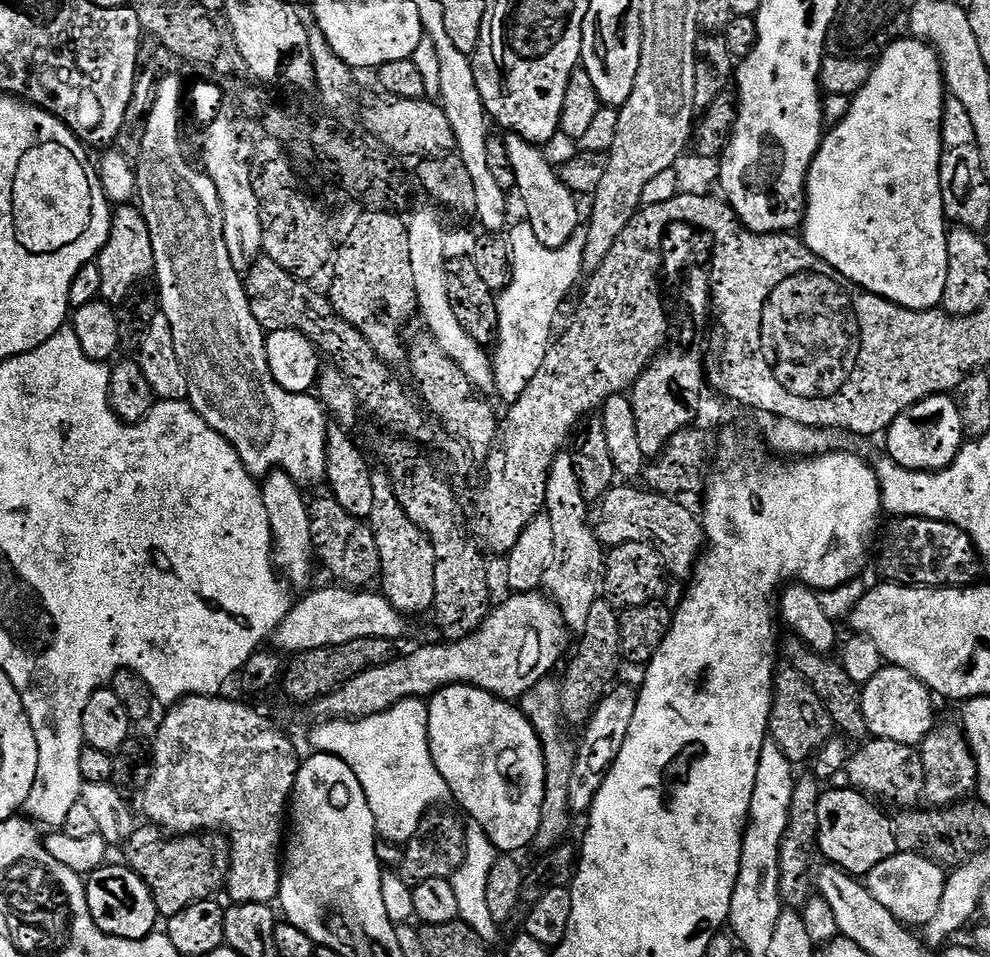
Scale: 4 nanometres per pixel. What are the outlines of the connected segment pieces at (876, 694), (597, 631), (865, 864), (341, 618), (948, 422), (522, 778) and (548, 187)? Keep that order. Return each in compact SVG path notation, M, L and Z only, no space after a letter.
M885 666L862 690L862 714L869 737L919 746L932 732L938 717L932 709L934 693L905 668Z
M597 598L594 606L590 606L590 614L582 625L580 649L572 661L567 661L568 669L564 672L564 680L560 684L560 709L569 725L583 726L588 723L592 712L606 694L604 680L615 681L616 671L622 665L620 654L620 618L617 609L607 599Z
M851 786L843 787L833 792L821 791L815 847L820 848L829 865L842 869L849 876L864 878L878 862L886 862L886 858L895 856L898 851L892 820L884 817L865 793L857 792Z
M348 586L320 588L289 607L286 618L276 627L270 640L281 653L295 654L319 648L337 648L362 638L386 638L399 642L404 636L404 613L394 610L379 591L353 590Z
M951 395L931 396L907 408L890 425L886 433L887 455L901 468L914 468L921 472L934 472L948 468L965 443L962 418L958 418L958 406Z
M451 684L438 692L433 692L428 705L428 741L430 742L430 754L434 766L438 766L438 774L446 782L451 799L457 800L464 807L464 812L473 820L475 827L481 832L485 832L490 838L490 842L495 846L500 854L520 854L524 847L531 845L538 834L538 826L542 822L542 798L544 797L544 787L546 786L546 766L544 765L544 755L538 734L534 726L524 717L523 712L515 703L502 700L500 697L490 694L486 690L476 688L472 684Z
M509 135L504 140L508 151L508 162L512 167L512 179L515 191L520 191L520 200L524 203L526 223L534 230L534 238L547 248L566 246L577 235L576 223L580 216L576 213L577 197L560 181L557 169L548 165L541 149L527 144L520 136Z

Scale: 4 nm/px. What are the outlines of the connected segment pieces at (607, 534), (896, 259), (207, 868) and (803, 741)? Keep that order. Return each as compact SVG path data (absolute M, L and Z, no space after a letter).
M613 486L594 508L594 531L605 546L642 542L650 544L664 560L664 567L676 576L693 575L697 560L706 548L706 537L701 517L680 504L679 499L662 496L643 487Z
M915 38L895 40L886 51L880 53L878 59L872 64L872 73L866 86L862 86L862 90L858 90L855 96L851 97L851 102L852 105L846 118L842 118L838 126L825 131L820 148L808 171L806 203L802 217L804 244L818 258L825 260L833 272L844 276L865 292L872 292L876 296L886 298L891 304L897 304L915 312L939 309L944 303L944 291L946 290L947 240L950 228L944 219L944 203L940 189L940 156L942 155L942 122L946 103L946 85L936 49L925 44L923 40Z
M140 826L130 834L130 838L122 845L123 859L127 867L132 869L150 890L156 903L156 911L161 917L167 918L186 910L194 902L213 899L216 891L225 887L228 879L230 863L230 845L228 837L223 834L193 834L183 838L169 838L155 826Z
M784 666L784 669L781 667L776 673L768 730L772 741L796 766L800 766L803 760L811 761L823 745L834 736L834 725L830 714L826 714L826 706L818 702L808 683L792 671L791 667Z

